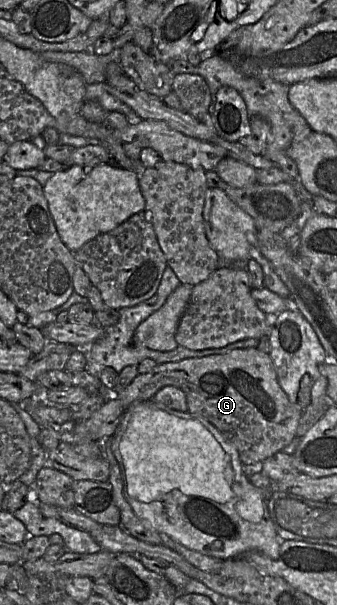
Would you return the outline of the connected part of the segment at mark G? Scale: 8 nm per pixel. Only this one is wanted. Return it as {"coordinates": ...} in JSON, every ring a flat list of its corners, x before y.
{"coordinates":[[256,348,234,349,222,355,184,359,178,362,158,364,151,372,138,374,132,383,119,395,116,392,103,406,84,421,70,425,47,426,40,429,39,443,45,451,55,449,61,442,77,444,111,438,124,413,136,403,151,402,156,393,166,386,181,389,187,399,188,412,200,416,213,424,238,450,244,465,262,462,281,451,296,436,296,430,303,412,293,404,281,388,270,356]]}

